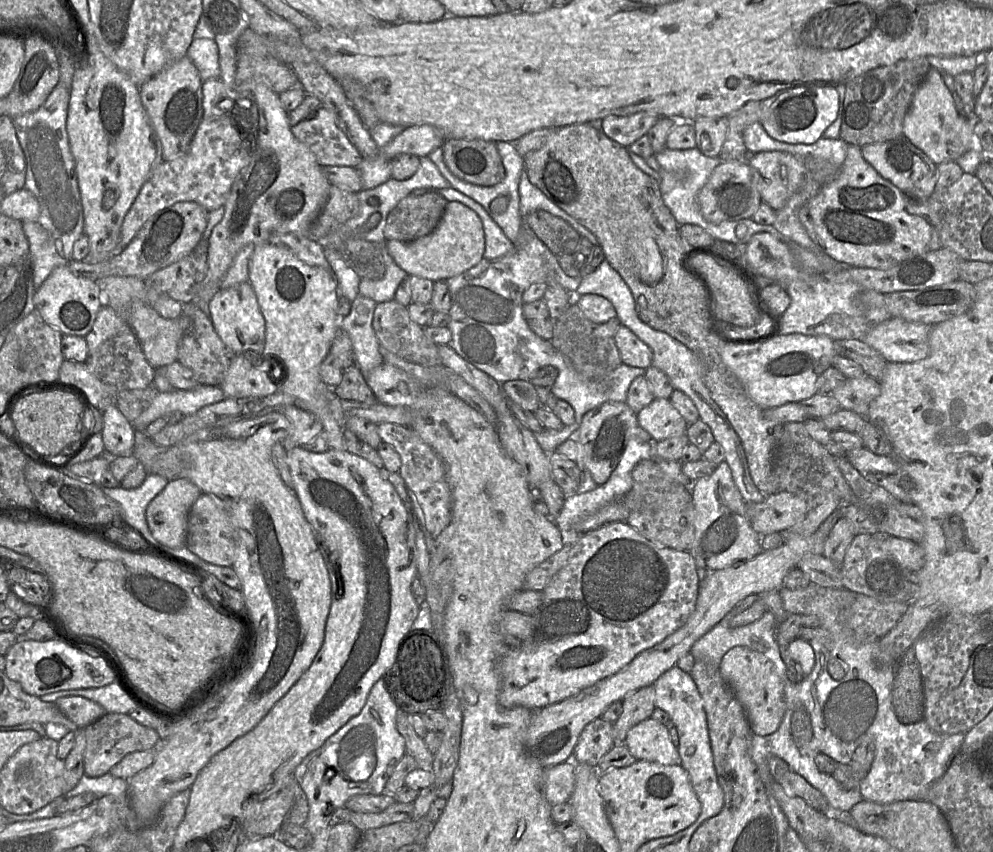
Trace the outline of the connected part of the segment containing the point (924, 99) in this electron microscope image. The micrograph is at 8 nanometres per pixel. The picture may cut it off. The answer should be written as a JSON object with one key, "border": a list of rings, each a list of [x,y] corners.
{"border":[[[933,66],[913,97],[904,118],[903,134],[937,166],[957,160],[976,146],[973,122],[958,112],[952,94],[943,82],[941,71]]]}

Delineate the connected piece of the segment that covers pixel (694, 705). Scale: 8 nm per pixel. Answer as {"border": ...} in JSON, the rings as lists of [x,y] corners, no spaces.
{"border":[[[674,666],[662,674],[653,686],[655,708],[668,713],[670,721],[677,728],[679,737],[677,750],[681,758],[681,765],[688,773],[694,792],[698,795],[700,789],[703,791],[703,788],[708,791],[709,782],[714,783],[718,779],[713,763],[706,712],[695,682],[689,673],[684,672],[678,666]]]}

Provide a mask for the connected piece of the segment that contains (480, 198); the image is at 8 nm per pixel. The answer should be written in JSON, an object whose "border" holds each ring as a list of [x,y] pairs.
{"border":[[[498,141],[496,142],[496,146],[505,168],[505,178],[502,182],[494,186],[479,186],[456,177],[444,162],[442,146],[430,152],[428,157],[436,165],[443,177],[451,184],[452,188],[479,203],[487,211],[491,218],[501,227],[507,237],[516,244],[518,243],[518,238],[524,226],[524,218],[520,213],[519,195],[520,179],[524,170],[524,158],[518,153],[515,148],[515,144],[513,143]]]}

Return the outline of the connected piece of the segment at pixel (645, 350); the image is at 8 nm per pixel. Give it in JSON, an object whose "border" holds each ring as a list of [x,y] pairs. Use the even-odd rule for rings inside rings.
{"border":[[[620,325],[615,342],[620,353],[622,363],[647,369],[651,366],[653,353],[650,347],[640,340],[628,327]]]}

